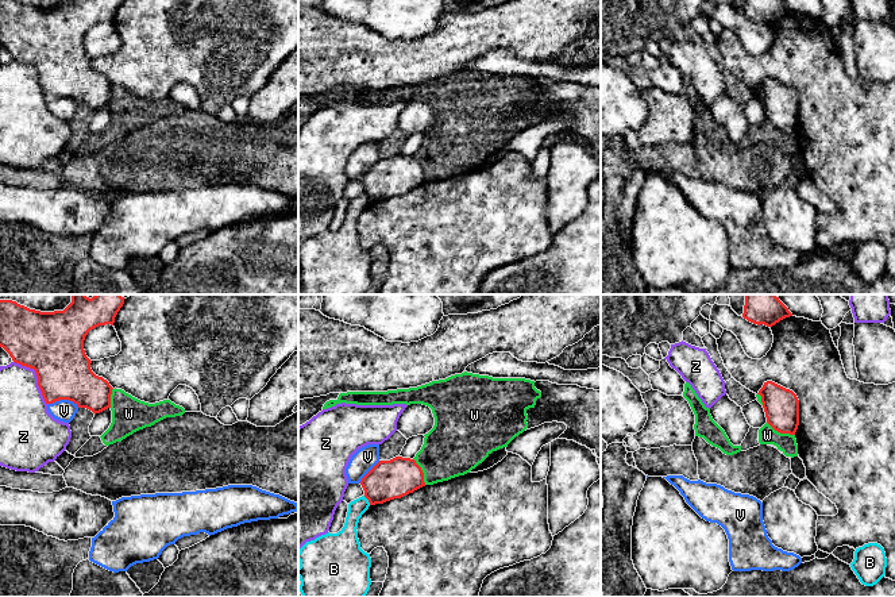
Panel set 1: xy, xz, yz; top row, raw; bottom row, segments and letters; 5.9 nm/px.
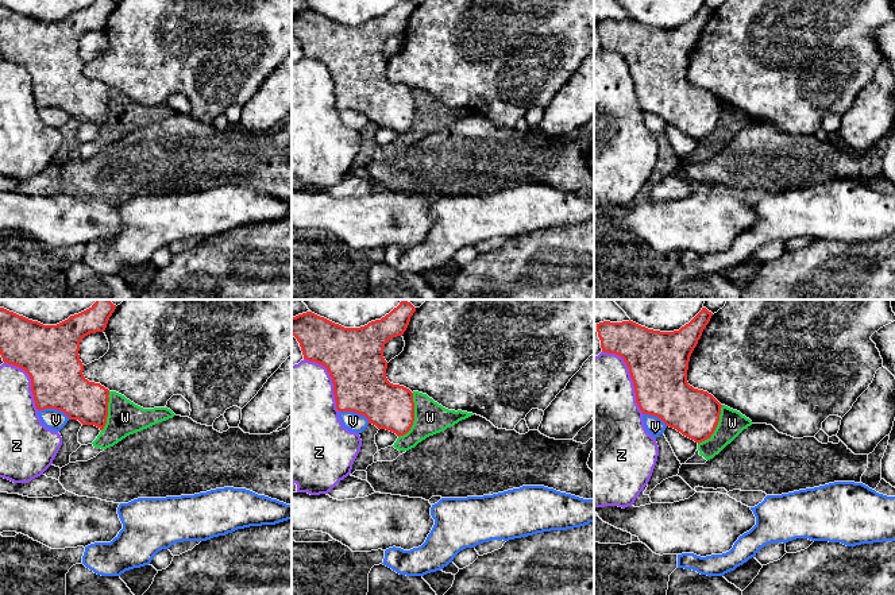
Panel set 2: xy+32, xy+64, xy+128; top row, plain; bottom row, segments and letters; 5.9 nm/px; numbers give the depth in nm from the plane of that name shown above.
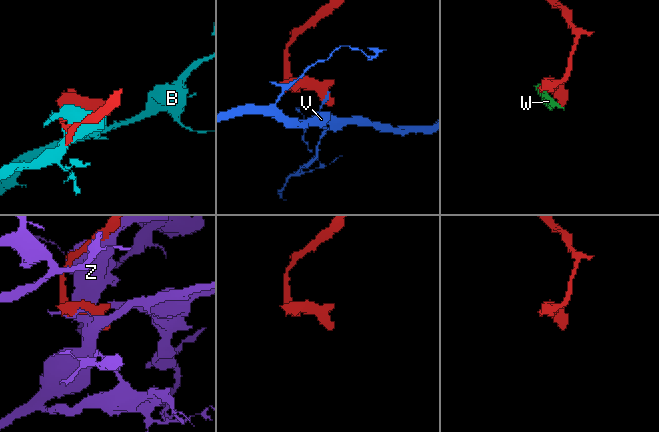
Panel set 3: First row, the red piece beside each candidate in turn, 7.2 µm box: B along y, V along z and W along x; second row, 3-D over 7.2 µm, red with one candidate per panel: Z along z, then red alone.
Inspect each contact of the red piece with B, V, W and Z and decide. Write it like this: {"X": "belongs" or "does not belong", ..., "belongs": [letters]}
{"B": "does not belong", "V": "does not belong", "W": "does not belong", "Z": "does not belong", "belongs": []}

